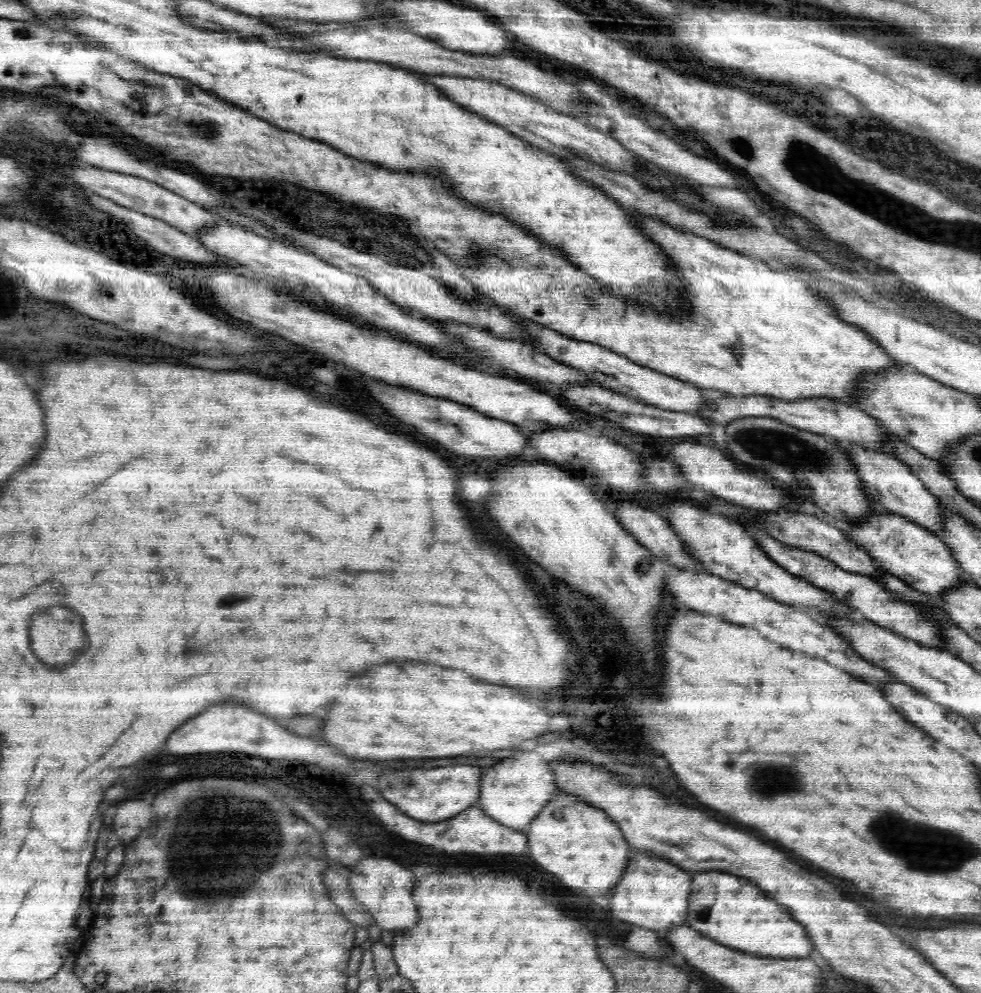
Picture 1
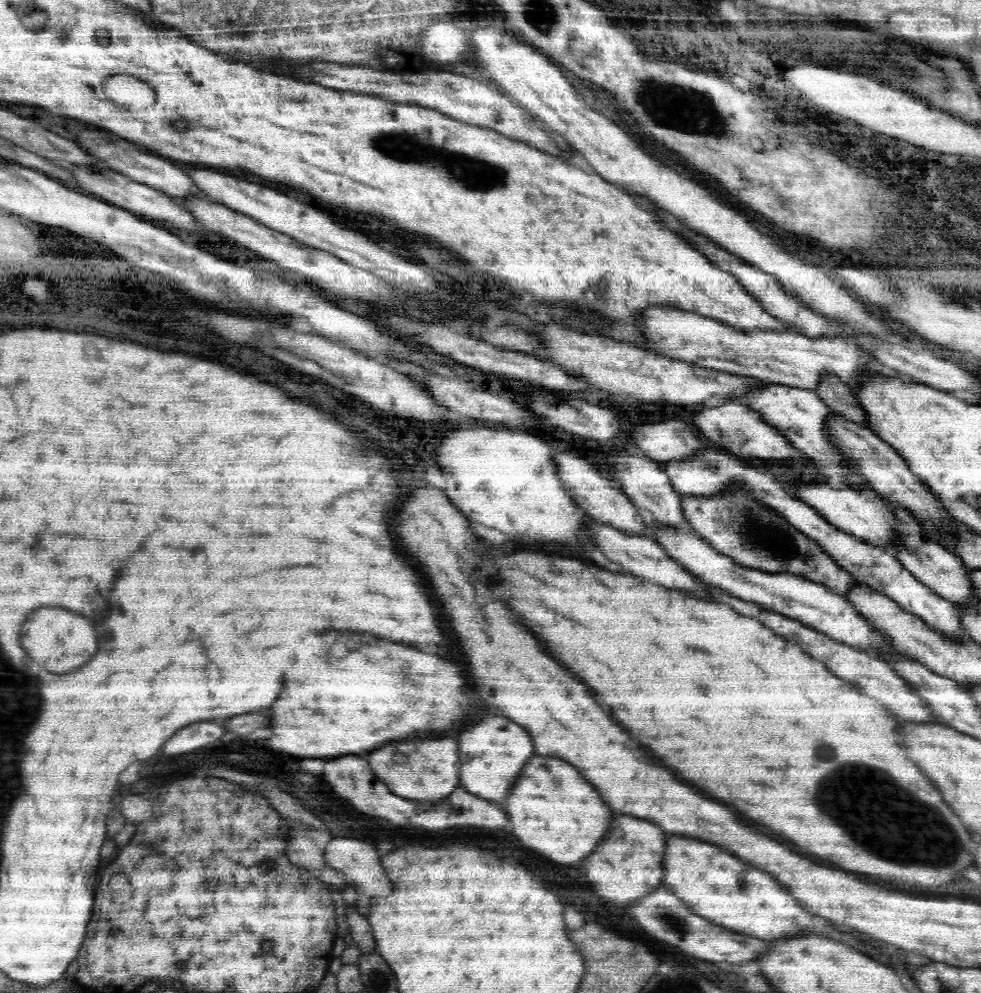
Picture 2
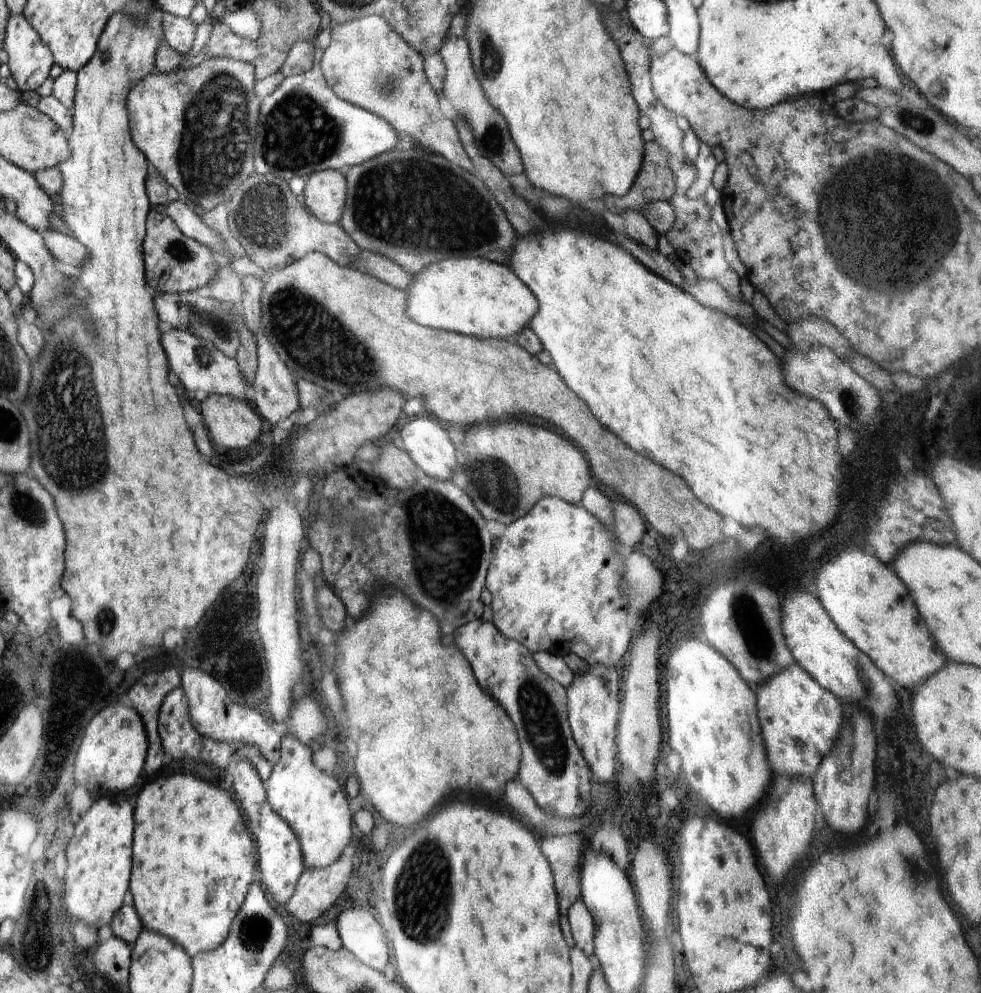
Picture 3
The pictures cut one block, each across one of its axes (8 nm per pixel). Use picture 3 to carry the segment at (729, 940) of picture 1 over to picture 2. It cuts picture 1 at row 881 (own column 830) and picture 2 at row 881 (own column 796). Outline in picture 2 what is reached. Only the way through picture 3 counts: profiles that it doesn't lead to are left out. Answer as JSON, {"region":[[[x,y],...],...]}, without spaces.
{"region":[[[667,834],[662,867],[663,882],[668,889],[683,900],[696,916],[712,924],[760,940],[798,938],[814,932],[814,916],[806,912],[800,901],[784,890],[770,873],[744,864],[716,844]]]}

